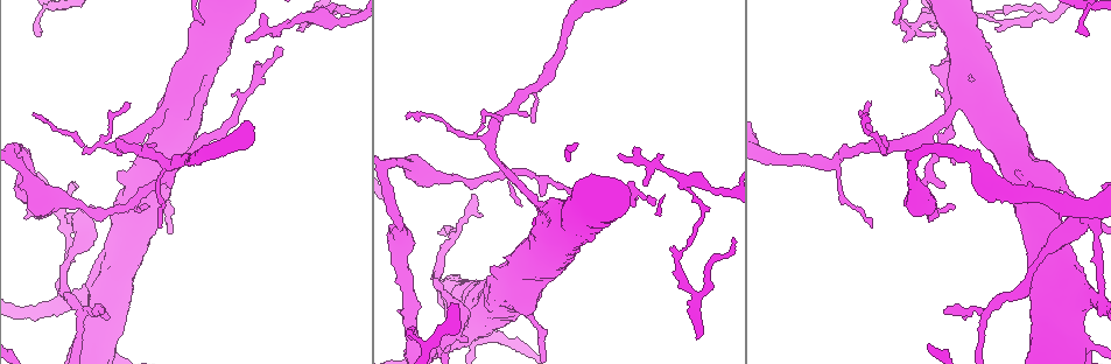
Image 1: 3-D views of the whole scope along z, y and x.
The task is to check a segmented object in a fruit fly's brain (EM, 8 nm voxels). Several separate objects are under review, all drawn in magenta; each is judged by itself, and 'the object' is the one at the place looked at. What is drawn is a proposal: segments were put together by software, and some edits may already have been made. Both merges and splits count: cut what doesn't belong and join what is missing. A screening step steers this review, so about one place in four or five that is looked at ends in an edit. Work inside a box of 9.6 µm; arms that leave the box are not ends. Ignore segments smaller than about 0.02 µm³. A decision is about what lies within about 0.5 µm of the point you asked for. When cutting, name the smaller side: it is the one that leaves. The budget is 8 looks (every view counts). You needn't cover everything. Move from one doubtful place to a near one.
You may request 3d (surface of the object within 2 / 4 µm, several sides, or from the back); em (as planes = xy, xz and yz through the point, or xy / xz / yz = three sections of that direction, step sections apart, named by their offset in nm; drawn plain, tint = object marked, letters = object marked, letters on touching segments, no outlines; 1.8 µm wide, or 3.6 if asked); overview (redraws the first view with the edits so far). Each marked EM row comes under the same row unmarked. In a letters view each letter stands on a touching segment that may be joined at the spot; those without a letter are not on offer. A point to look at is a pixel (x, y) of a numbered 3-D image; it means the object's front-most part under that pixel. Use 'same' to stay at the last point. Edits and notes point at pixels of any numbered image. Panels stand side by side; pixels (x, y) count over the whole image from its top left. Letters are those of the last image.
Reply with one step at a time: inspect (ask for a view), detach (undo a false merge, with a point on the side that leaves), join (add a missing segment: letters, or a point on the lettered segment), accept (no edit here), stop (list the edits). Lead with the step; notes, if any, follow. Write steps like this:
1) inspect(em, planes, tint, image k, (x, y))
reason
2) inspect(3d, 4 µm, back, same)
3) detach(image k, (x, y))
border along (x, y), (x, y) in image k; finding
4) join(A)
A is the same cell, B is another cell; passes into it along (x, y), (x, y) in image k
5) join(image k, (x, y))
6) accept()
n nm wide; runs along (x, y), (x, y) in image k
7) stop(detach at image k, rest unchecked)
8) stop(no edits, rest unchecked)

inspect(em, xz, step 8, tint, image 1, (619, 157))
an open end

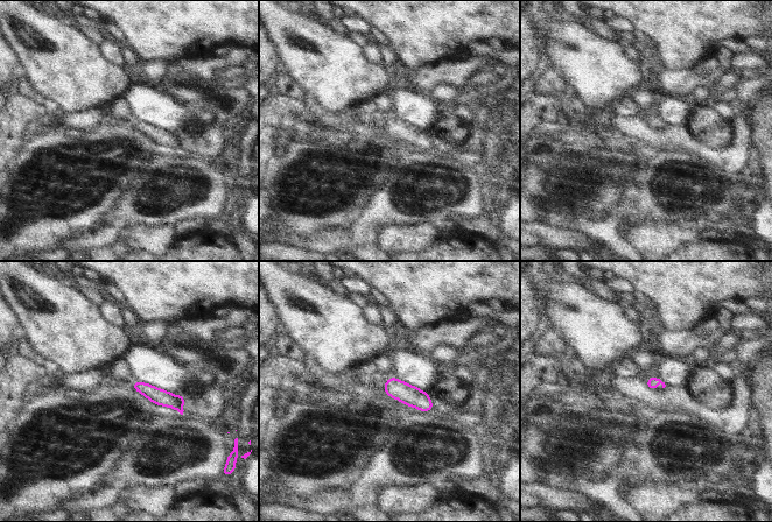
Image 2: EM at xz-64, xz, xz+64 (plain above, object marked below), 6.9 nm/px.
inspect(em, planes, letters, same)

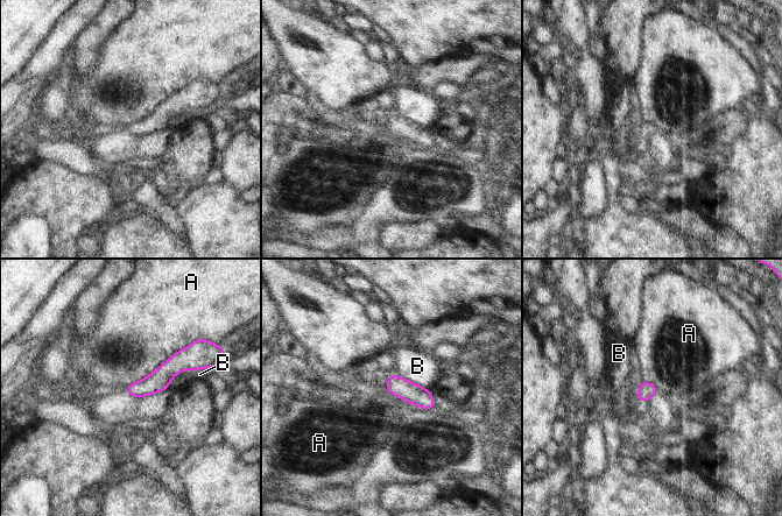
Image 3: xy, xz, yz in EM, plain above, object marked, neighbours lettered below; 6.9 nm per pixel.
accept()
A and B are other cells; runs along (196, 365), (129, 388) in image 3; no lettered segment goes on from it

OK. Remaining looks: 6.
inspect(em, planes, letters, image 1, (488, 142))
a fork

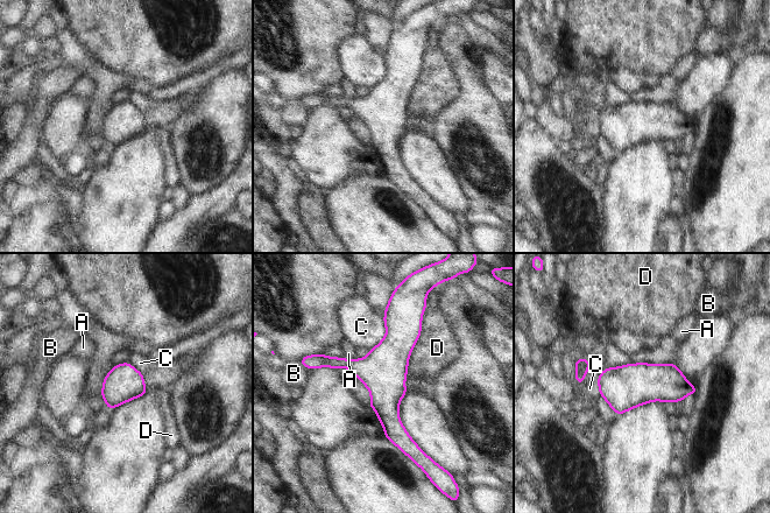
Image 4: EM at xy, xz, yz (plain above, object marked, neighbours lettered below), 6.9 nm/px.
accept()
A, B, C and D are other cells; runs along (389, 314), (389, 419), (408, 449) in image 4; one neuron here

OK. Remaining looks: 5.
inspect(em, yz, step 8, letters, image 1, (405, 116))

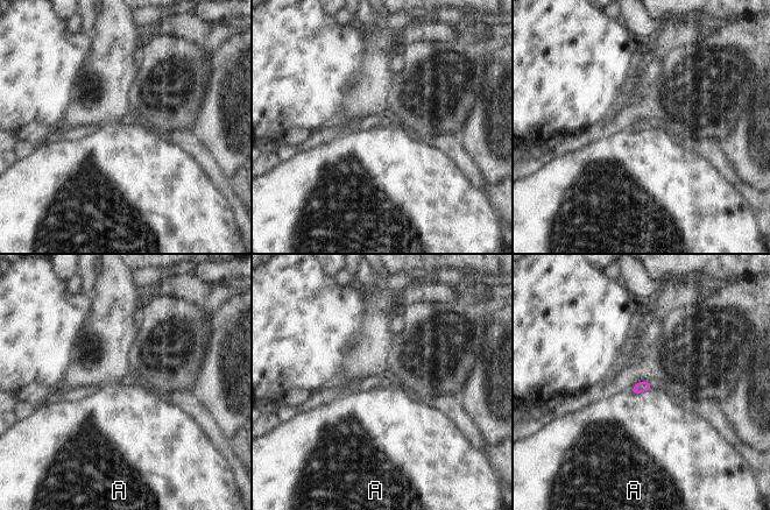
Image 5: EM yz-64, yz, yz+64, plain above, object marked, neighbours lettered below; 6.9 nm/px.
accept()
A is another cell; none of them fits

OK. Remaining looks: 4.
stop(no edits, rest unchecked)

